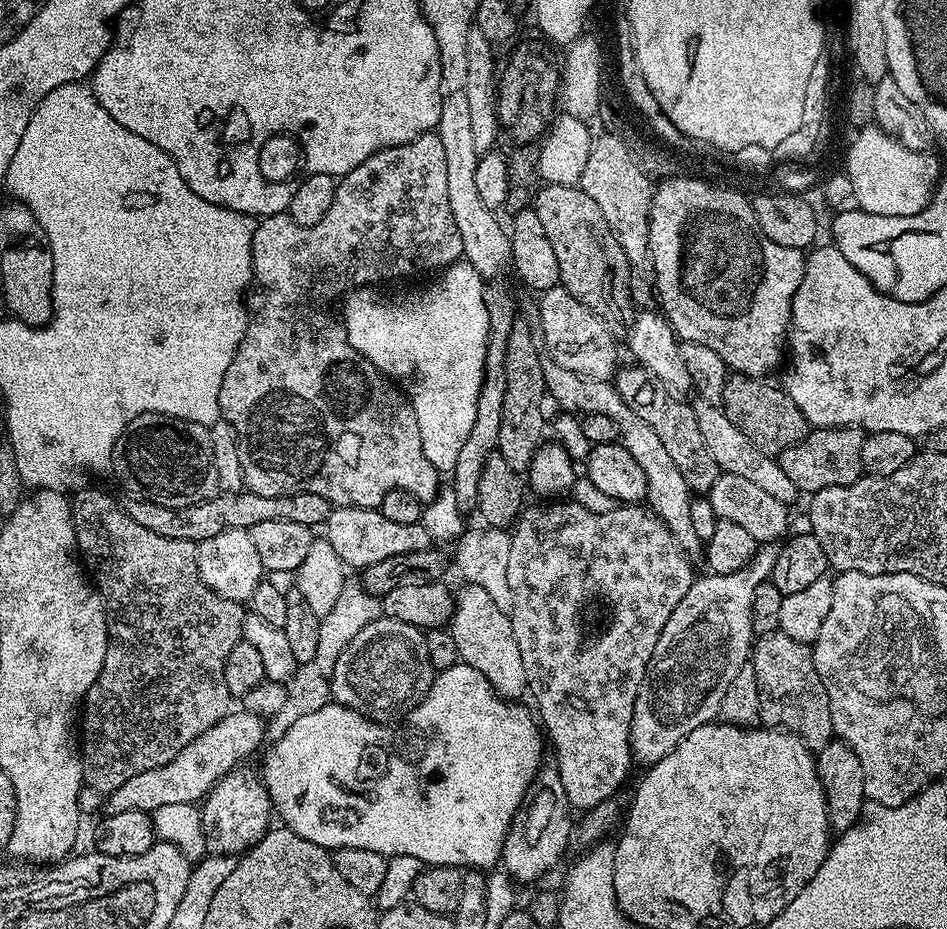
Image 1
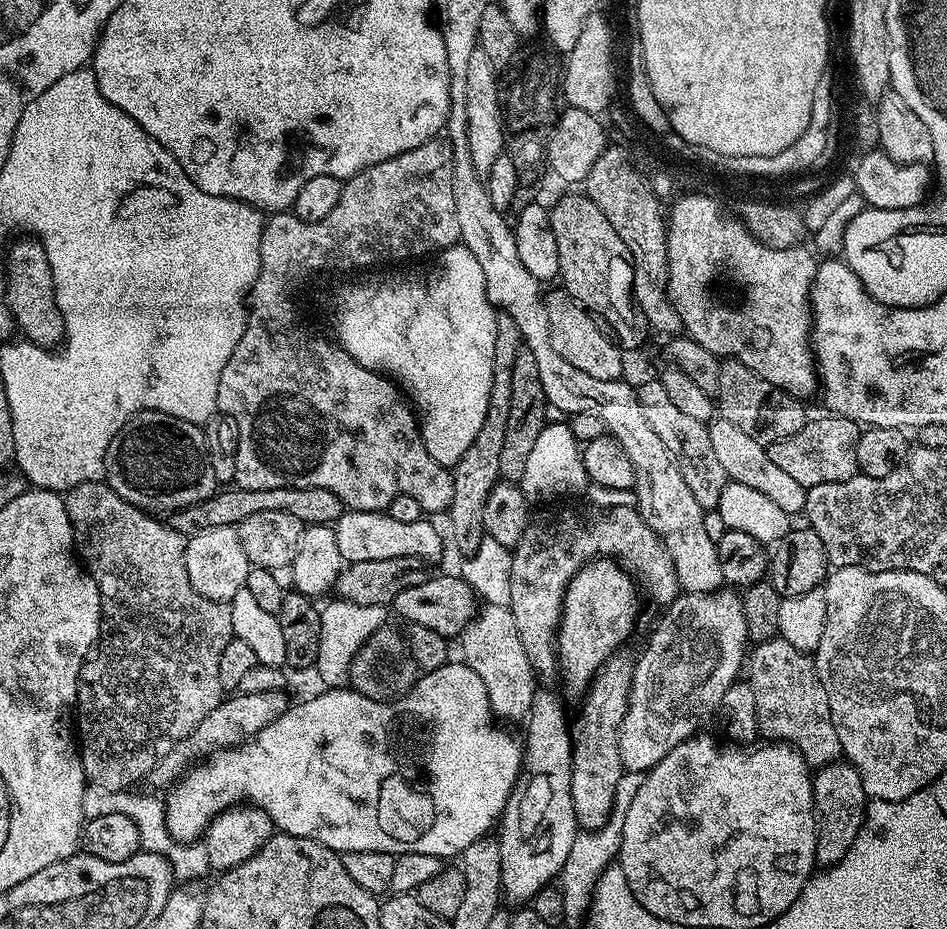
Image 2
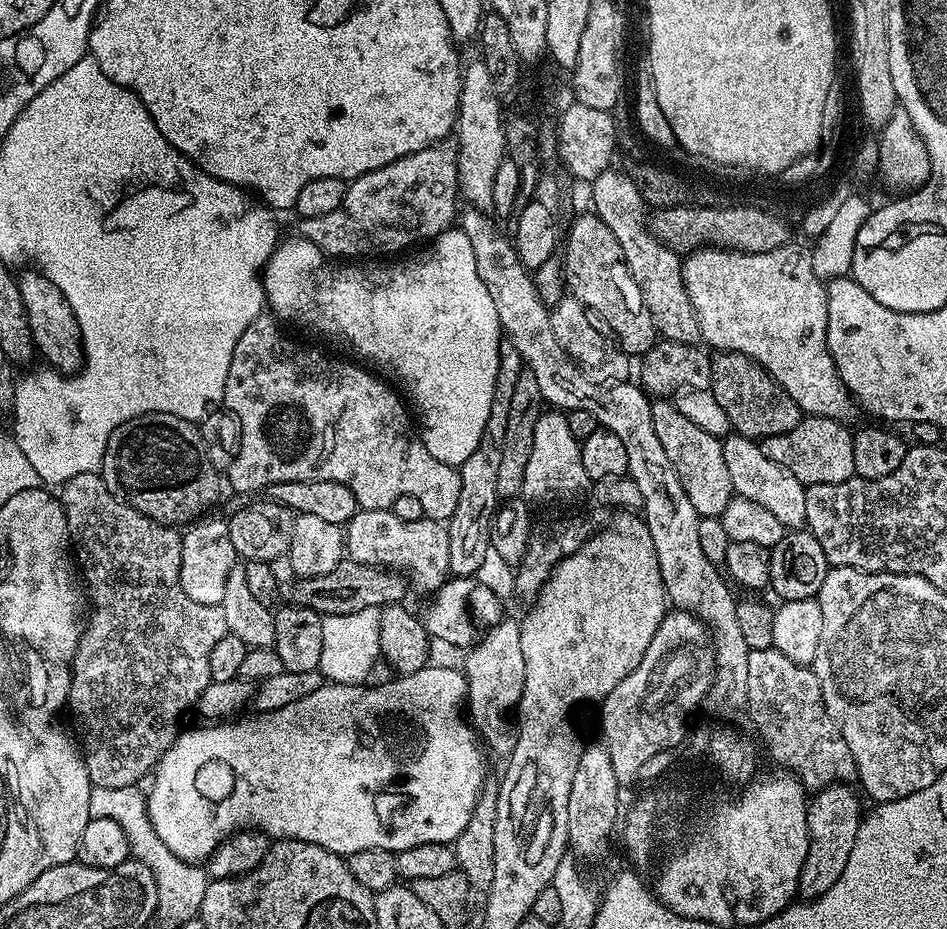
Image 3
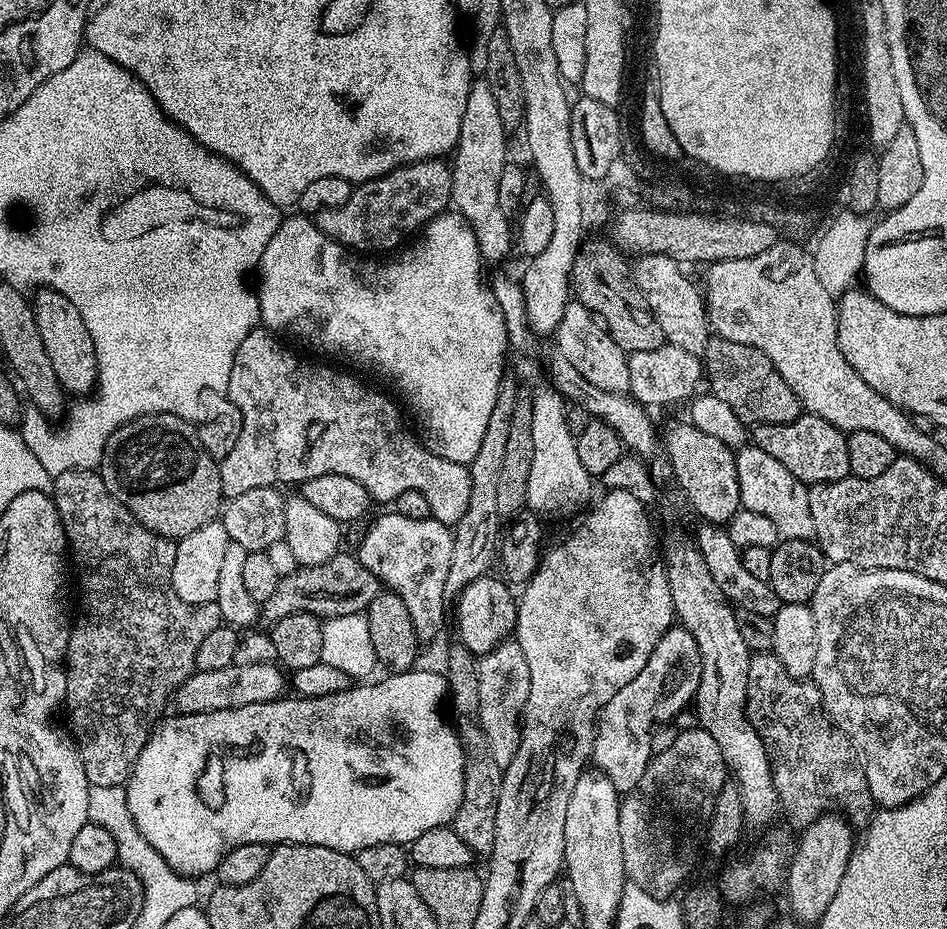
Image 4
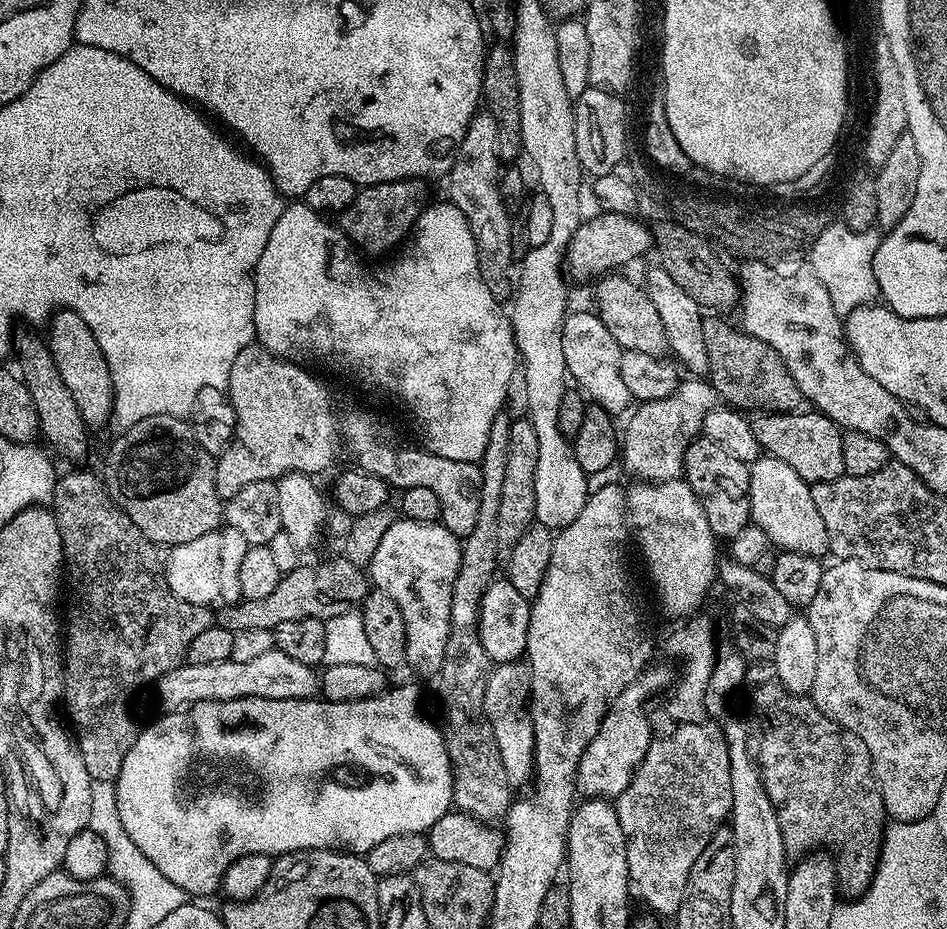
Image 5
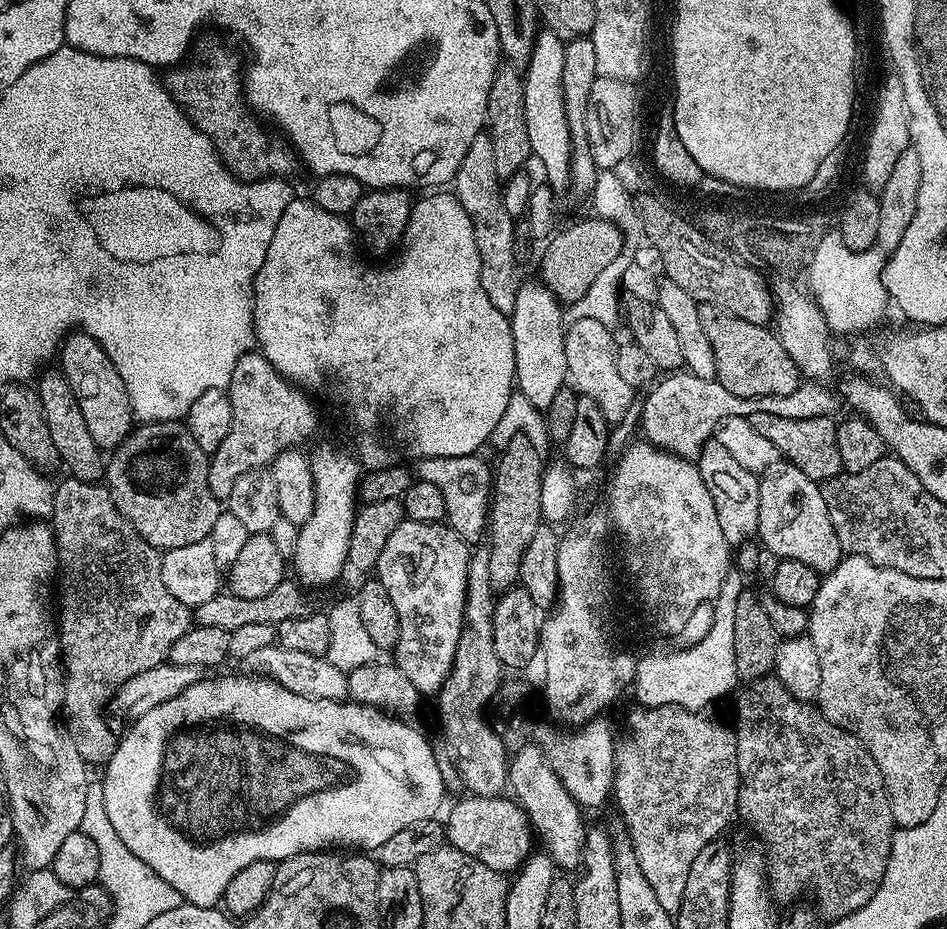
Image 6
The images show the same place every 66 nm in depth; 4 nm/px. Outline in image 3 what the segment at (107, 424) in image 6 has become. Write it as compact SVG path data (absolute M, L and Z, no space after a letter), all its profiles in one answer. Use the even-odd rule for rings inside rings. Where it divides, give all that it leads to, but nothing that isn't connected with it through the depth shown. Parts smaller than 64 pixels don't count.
M24 270L24 273L19 273L18 283L20 285L20 297L22 298L22 306L26 310L26 322L30 322L30 334L32 335L32 342L37 353L44 355L44 360L49 369L55 370L61 374L75 374L84 366L84 343L82 342L82 334L78 326L78 318L74 318L74 310L70 310L70 302L66 302L66 298L62 294L62 290L58 290L58 286L54 286L54 282L50 282L50 278L46 278L44 273L39 270Z

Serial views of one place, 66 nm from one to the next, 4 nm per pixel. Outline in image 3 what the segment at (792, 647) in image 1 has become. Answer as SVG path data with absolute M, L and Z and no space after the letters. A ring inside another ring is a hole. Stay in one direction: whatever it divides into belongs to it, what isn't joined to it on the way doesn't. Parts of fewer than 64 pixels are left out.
M777 648L751 650L746 662L746 678L746 716L752 719L769 754L784 767L781 769L797 777L808 790L857 779L854 754L850 754L846 738L842 738L838 726L829 718L822 698L822 686L818 686L818 678L809 665L786 658L786 654Z

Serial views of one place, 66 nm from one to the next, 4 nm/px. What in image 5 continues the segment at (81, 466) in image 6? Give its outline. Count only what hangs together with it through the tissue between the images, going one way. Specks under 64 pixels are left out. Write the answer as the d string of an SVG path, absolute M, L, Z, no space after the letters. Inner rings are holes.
M28 330L15 337L14 348L20 351L20 368L18 375L30 390L30 398L34 398L34 410L38 410L40 436L48 439L47 447L53 453L65 456L68 460L80 460L88 452L88 435L90 429L85 424L70 390L66 390L66 382L62 382L62 374L58 374L58 366L54 366L54 358L50 354L45 337L39 331Z

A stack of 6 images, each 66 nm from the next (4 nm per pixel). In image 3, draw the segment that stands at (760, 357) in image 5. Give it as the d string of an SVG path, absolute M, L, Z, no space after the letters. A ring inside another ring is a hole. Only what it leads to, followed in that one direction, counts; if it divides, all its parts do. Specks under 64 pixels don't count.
M716 352L712 356L712 386L714 398L718 398L718 406L726 410L733 429L739 435L749 438L763 438L774 434L786 434L786 430L794 430L802 419L800 407L784 392L778 390L778 385L770 373L757 360L746 358L746 354L737 352Z

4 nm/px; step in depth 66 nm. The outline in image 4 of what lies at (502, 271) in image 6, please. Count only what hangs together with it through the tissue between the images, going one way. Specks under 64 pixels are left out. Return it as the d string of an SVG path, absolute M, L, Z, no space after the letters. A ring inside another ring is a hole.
M483 78L472 81L470 98L466 98L466 111L462 114L462 130L454 155L452 170L451 203L455 211L465 216L478 242L481 261L496 264L514 252L514 228L498 207L498 178L502 178L508 156L508 136L502 118L498 115L498 102Z

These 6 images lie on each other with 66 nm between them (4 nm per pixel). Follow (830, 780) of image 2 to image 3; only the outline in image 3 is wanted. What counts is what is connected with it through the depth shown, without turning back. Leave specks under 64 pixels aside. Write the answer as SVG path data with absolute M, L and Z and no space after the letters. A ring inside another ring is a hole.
M844 782L832 784L828 788L819 789L809 799L808 849L798 889L801 897L815 898L830 890L830 886L842 878L842 870L846 870L850 862L850 850L854 850L854 838L858 838L862 819L860 800L856 797L857 789L853 788Z

